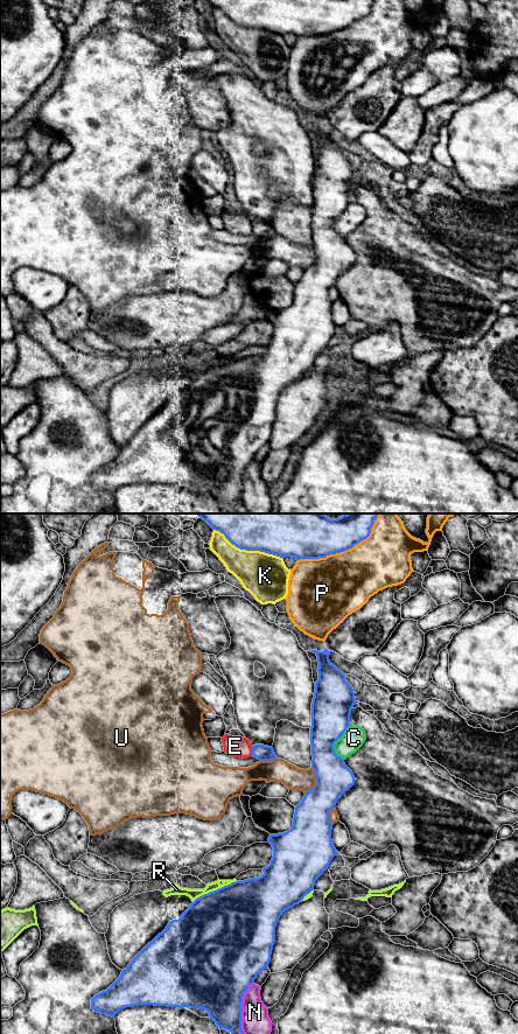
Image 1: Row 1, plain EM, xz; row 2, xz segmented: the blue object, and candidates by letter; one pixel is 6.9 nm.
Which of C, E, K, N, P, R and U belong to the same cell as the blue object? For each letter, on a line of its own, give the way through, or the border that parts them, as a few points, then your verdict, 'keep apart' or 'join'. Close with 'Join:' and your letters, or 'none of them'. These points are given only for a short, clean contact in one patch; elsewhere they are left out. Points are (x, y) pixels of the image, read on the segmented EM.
C: along xz (350, 724), (334, 745), (334, 752), (343, 760) | keep apart
E: along xz (253, 746), (251, 754) | keep apart
K: keep apart
N: keep apart
P: keep apart
R: keep apart
U: keep apart
Join: none of them

